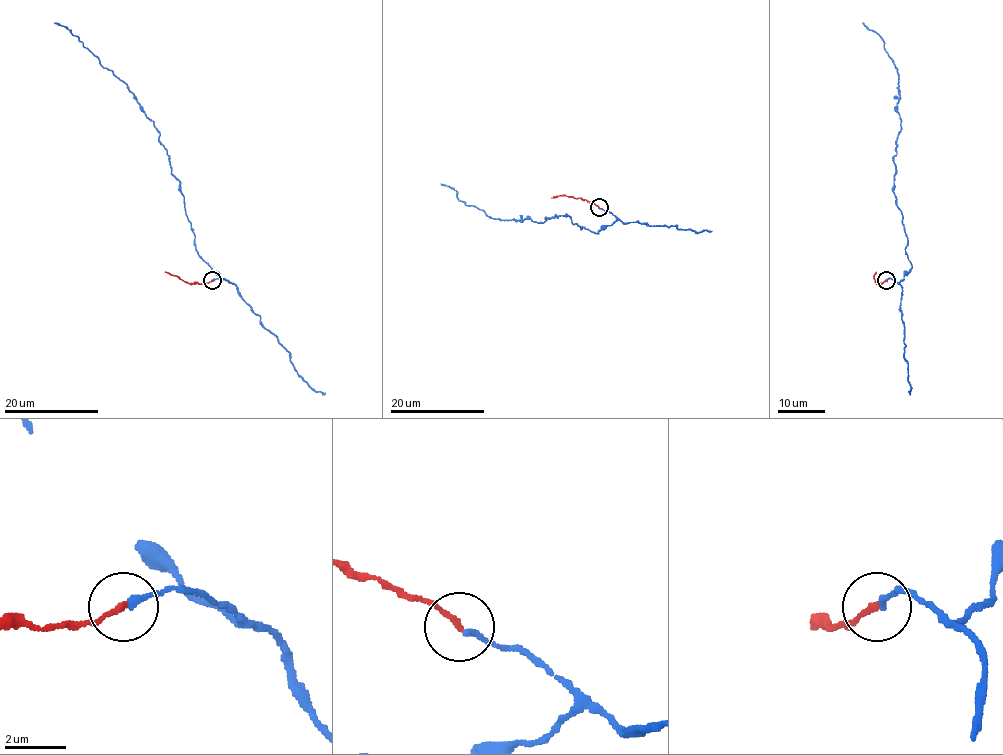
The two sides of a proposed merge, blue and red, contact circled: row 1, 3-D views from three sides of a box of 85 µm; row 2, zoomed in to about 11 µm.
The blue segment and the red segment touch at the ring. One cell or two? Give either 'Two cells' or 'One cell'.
One cell

